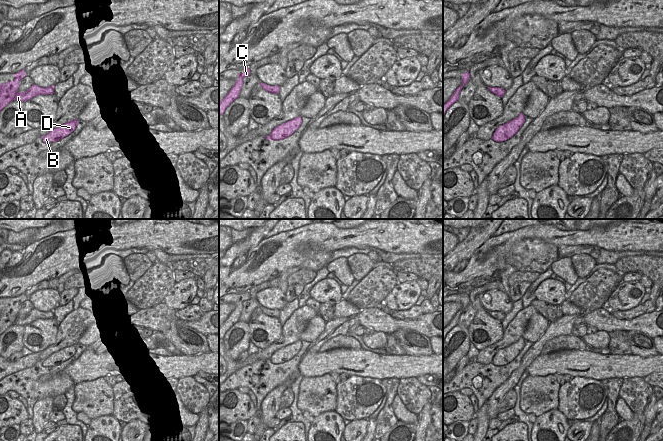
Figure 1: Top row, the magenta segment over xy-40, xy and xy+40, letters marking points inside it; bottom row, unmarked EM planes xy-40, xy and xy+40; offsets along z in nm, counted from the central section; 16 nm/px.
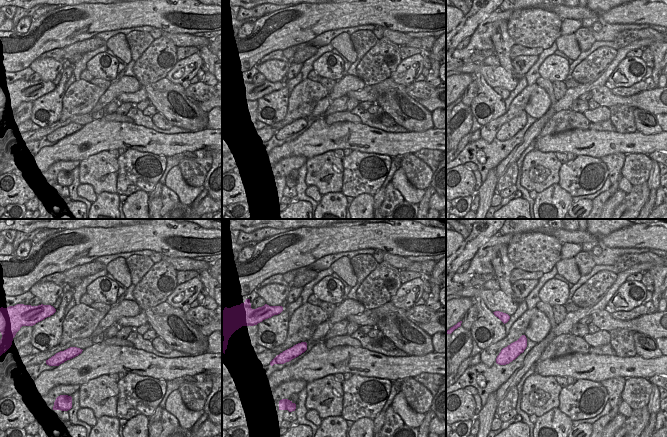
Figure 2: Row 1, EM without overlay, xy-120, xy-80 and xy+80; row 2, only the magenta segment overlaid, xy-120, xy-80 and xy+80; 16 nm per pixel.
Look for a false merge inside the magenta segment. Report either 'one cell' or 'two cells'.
one cell

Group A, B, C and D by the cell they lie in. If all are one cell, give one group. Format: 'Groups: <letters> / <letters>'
Groups: A B C D.

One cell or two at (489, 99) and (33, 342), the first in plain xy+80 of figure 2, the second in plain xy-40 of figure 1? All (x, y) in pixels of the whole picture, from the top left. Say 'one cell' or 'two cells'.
one cell

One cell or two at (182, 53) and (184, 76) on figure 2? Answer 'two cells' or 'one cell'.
two cells

